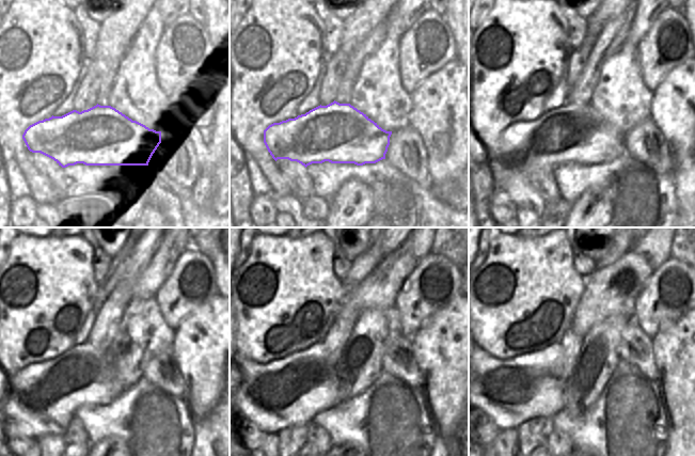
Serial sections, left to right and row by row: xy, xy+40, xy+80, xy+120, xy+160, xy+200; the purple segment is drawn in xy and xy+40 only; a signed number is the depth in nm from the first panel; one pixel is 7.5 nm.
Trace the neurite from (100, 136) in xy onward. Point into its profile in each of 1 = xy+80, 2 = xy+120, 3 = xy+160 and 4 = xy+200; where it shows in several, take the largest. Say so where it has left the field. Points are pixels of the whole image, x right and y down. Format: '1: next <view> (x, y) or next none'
1: next xy+80 (571, 134)
2: next xy+120 (58, 388)
3: next xy+160 (299, 386)
4: next xy+200 (530, 382)

